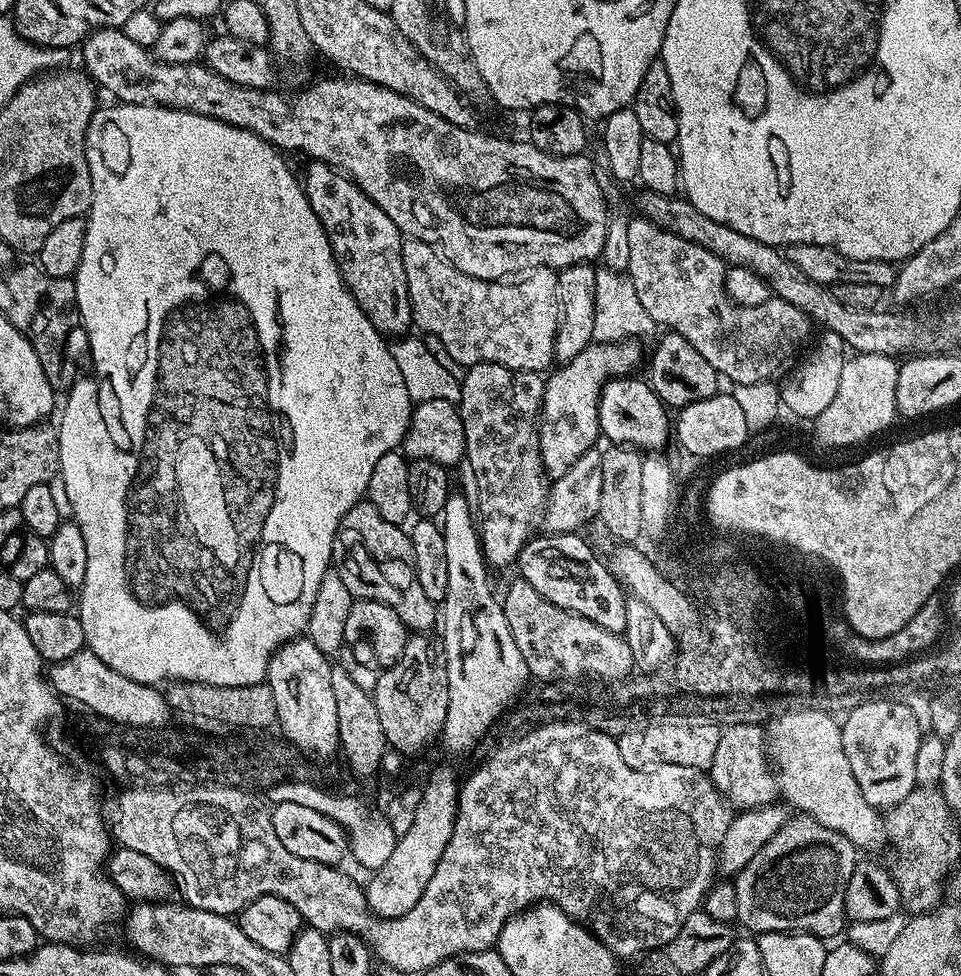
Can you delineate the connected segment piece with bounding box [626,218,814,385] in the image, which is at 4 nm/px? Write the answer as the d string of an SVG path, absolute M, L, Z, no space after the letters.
M643 218L629 219L628 237L630 266L626 275L633 282L643 309L661 329L682 334L682 338L686 338L686 342L690 342L690 346L694 346L694 350L698 350L698 354L702 354L702 358L706 358L725 381L732 380L731 383L737 385L779 377L785 371L784 363L804 343L809 343L808 331L814 328L814 324L806 313L798 310L798 306L790 306L790 302L775 298L762 302L762 306L742 306L733 302L724 285L728 268L724 260L710 254L710 250L702 250L702 246L686 242L686 238L678 238L678 234L667 232L662 226Z

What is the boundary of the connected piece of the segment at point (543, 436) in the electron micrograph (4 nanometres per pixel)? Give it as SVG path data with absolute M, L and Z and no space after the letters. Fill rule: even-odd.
M629 340L623 342L608 342L608 343L591 343L586 349L580 351L578 354L574 356L574 358L568 360L566 363L563 363L559 367L557 367L549 376L545 379L543 398L544 400L541 402L540 413L538 417L538 433L540 436L540 450L541 450L541 460L544 463L544 470L549 477L555 478L557 476L561 476L562 474L566 474L566 470L570 470L570 466L574 466L574 462L578 462L578 458L582 458L582 454L586 454L591 448L597 447L598 441L601 439L600 434L600 423L598 422L598 406L600 405L600 396L601 390L604 389L604 383L609 379L619 379L628 375L631 375L631 372L640 362L642 362L642 356L640 360L640 345L637 341Z

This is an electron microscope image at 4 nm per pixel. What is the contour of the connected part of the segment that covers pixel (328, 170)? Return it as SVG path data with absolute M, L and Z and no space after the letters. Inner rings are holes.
M312 160L309 165L304 176L302 172L304 193L314 214L318 214L318 222L322 222L322 226L326 230L336 265L342 274L345 286L350 290L354 302L358 302L362 314L366 314L366 318L370 318L372 325L381 334L388 338L403 337L413 327L414 321L410 294L406 286L406 268L402 266L404 240L400 228L349 176L328 164L323 164L320 160Z

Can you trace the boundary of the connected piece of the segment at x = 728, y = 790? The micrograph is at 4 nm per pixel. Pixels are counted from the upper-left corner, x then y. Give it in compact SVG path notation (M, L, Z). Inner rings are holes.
M730 725L721 731L713 764L707 770L712 784L733 809L761 808L778 796L778 776L766 751L766 732L757 725Z

